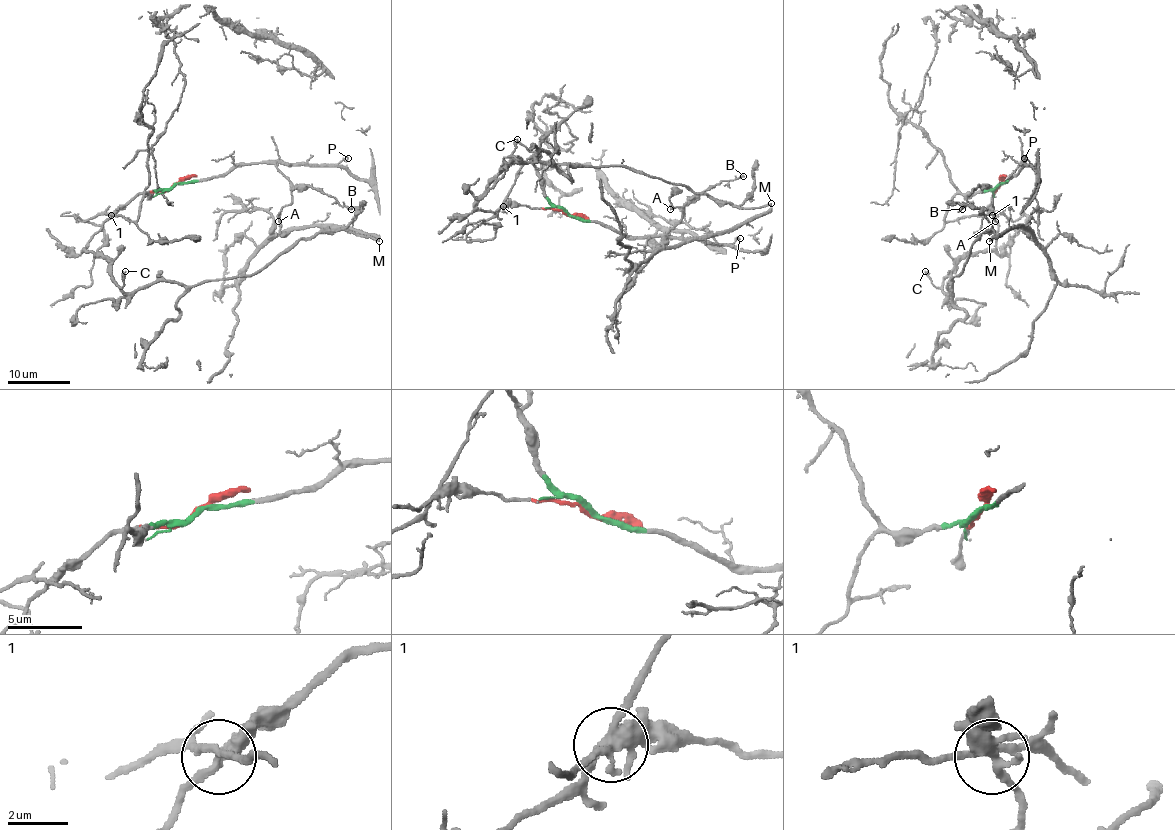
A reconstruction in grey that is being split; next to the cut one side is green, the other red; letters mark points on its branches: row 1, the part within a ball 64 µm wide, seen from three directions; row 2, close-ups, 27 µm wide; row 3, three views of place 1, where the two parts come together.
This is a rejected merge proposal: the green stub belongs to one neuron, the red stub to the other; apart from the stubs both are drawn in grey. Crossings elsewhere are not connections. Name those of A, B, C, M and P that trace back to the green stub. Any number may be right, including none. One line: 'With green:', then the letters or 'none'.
With green: A, B, P

